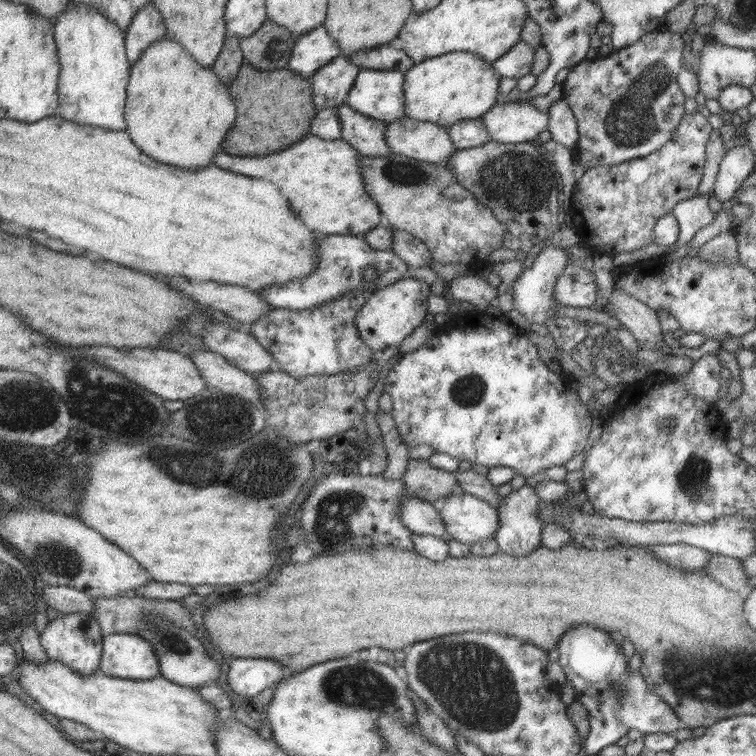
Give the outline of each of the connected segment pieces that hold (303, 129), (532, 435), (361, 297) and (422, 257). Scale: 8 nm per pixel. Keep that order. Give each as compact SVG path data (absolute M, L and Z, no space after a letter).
M242 62L227 88L236 106L236 117L223 137L219 150L235 156L271 154L308 134L310 120L316 113L309 77L287 67L262 71L248 62Z
M472 308L469 314L478 320L477 327L471 330L439 328L418 348L401 355L385 376L382 393L387 391L392 400L389 413L401 442L407 449L427 444L434 452L487 468L505 466L524 480L547 468L564 466L583 451L593 416L569 387L564 372L552 372L539 359L533 341L509 326L508 321L494 321L485 310Z
M367 286L353 289L333 300L303 310L269 309L263 316L247 324L247 333L269 352L278 366L277 370L293 378L356 370L373 359L374 352L361 342L354 325L355 312L365 302L367 291Z
M393 229L390 250L393 251L408 267L419 268L428 266L432 259L427 247L411 234L403 230Z

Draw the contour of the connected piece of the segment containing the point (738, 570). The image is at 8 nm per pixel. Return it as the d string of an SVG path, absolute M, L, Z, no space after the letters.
M710 554L704 565L703 572L723 588L743 595L751 590L747 585L749 578L744 574L741 560L720 554Z

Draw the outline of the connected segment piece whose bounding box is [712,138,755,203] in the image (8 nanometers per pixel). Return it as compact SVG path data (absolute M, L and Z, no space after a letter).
M740 138L724 152L713 183L712 194L721 203L733 196L742 180L752 171L754 154L747 140Z

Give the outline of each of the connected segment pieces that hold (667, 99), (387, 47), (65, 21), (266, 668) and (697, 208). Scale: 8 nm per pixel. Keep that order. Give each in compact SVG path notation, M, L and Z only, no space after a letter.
M665 30L647 32L625 48L613 50L602 57L585 58L572 66L561 83L561 98L572 110L578 132L572 160L588 169L603 164L616 165L659 150L671 138L672 132L684 115L684 96L675 80L682 67L682 54L681 36Z
M382 44L378 47L361 49L347 56L359 68L399 71L404 73L411 68L411 59L402 51L393 48L390 44Z
M69 1L53 23L54 43L60 66L57 84L59 117L69 122L123 131L126 88L130 69L124 34L95 7Z
M233 658L227 670L227 684L235 694L251 698L264 688L275 686L289 674L276 660Z
M695 195L677 201L670 208L672 217L677 221L679 234L671 250L662 258L682 258L690 253L687 244L698 230L711 224L715 218L715 214L709 209L708 198L709 195Z

